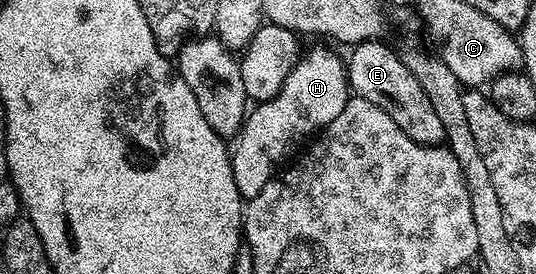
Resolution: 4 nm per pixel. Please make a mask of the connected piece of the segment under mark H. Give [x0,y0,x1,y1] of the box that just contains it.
[230,47,349,201]

